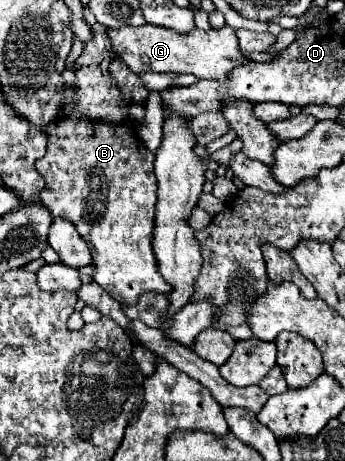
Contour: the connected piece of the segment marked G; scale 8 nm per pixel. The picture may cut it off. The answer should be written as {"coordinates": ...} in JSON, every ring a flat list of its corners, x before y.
{"coordinates":[[144,24,142,28,124,28,124,30,110,30,110,40,114,52,126,62,126,66,134,72,178,72,178,74,194,74,196,78,208,80,228,80,230,72,240,66,248,64,246,58,238,50,238,42,234,30,224,26,220,30,192,30,192,34,176,34,174,30,164,30,162,26]]}

